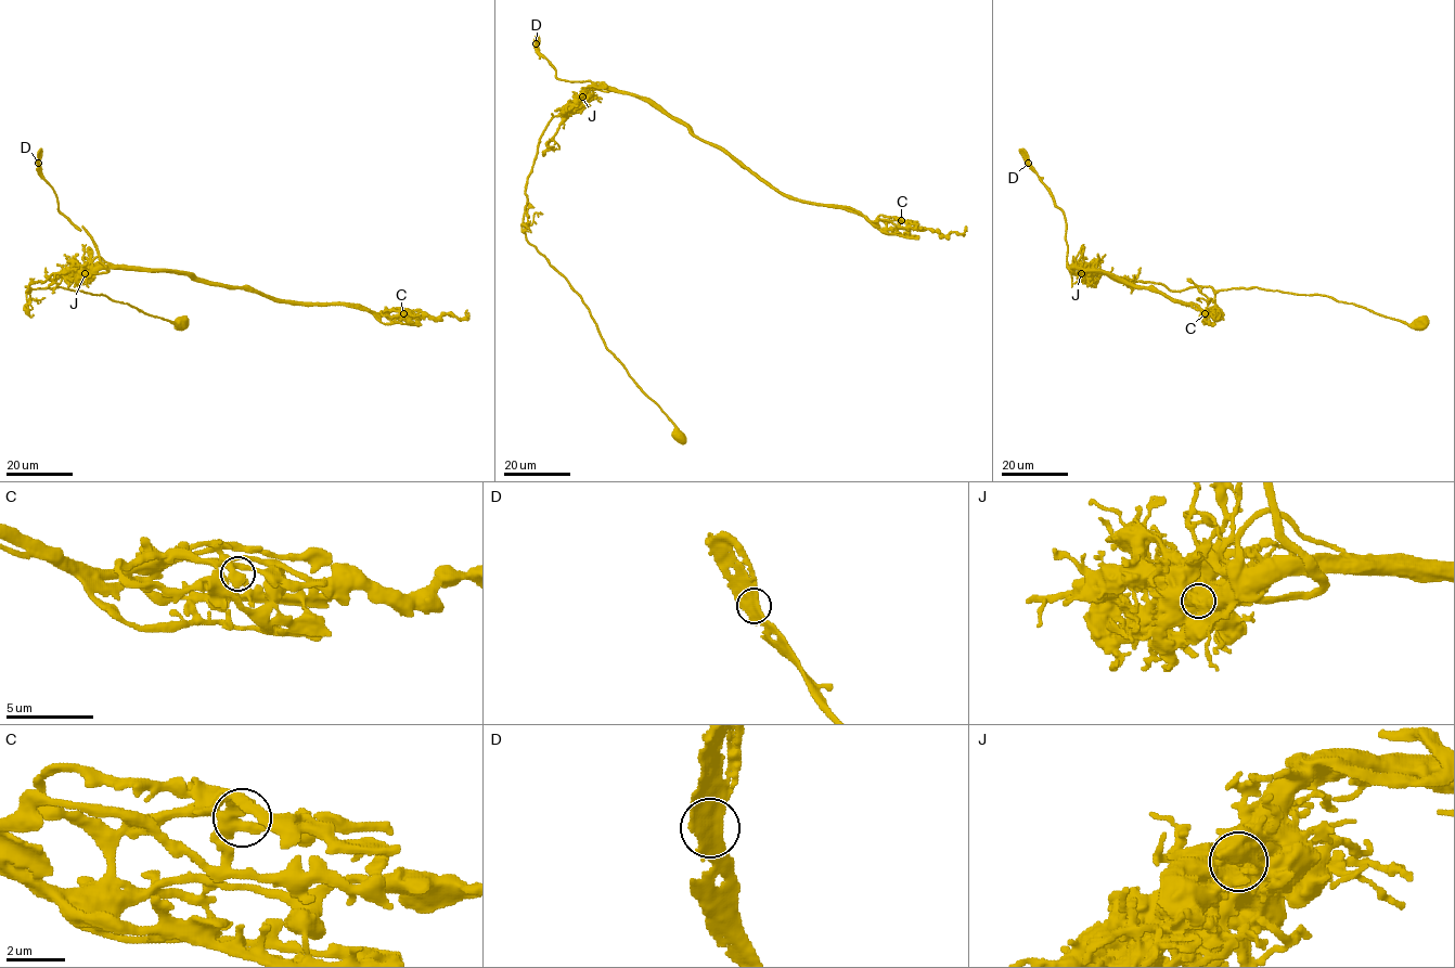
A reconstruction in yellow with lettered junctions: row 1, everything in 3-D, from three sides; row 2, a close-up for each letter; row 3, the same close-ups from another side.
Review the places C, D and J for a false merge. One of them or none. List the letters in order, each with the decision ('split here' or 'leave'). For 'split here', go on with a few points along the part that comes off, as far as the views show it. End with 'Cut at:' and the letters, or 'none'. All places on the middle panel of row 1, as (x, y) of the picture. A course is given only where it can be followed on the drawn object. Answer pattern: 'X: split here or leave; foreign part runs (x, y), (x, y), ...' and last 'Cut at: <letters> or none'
C: leave
D: leave
J: split here; foreign part runs (582, 97), (590, 88), (600, 87), (643, 97), (786, 194), (846, 207), (880, 229), (892, 220), (917, 222)
Cut at: J

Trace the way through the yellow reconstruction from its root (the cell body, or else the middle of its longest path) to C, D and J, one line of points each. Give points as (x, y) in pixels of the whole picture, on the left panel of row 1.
C: (183, 323), (105, 295), (25, 286), (28, 291), (34, 283), (69, 271), (165, 269), (280, 299), (403, 313)
D: (183, 323), (105, 295), (27, 289), (53, 273), (105, 268), (92, 237), (59, 210), (38, 162)
J: (183, 323), (149, 314), (105, 295), (25, 286), (28, 291), (30, 284), (53, 273), (85, 273)

